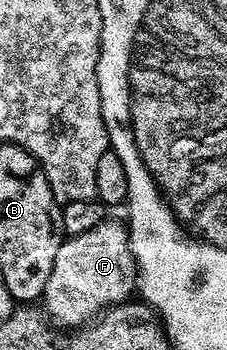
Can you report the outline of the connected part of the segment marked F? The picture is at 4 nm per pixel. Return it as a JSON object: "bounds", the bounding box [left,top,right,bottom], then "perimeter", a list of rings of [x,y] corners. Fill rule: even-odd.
{"bounds":[40,220,138,328],"perimeter":[[[104,220],[96,228],[63,241],[56,252],[56,264],[52,264],[52,276],[44,284],[40,306],[55,327],[82,328],[111,306],[122,305],[135,293],[137,285],[138,265],[130,251],[127,227]]]}

